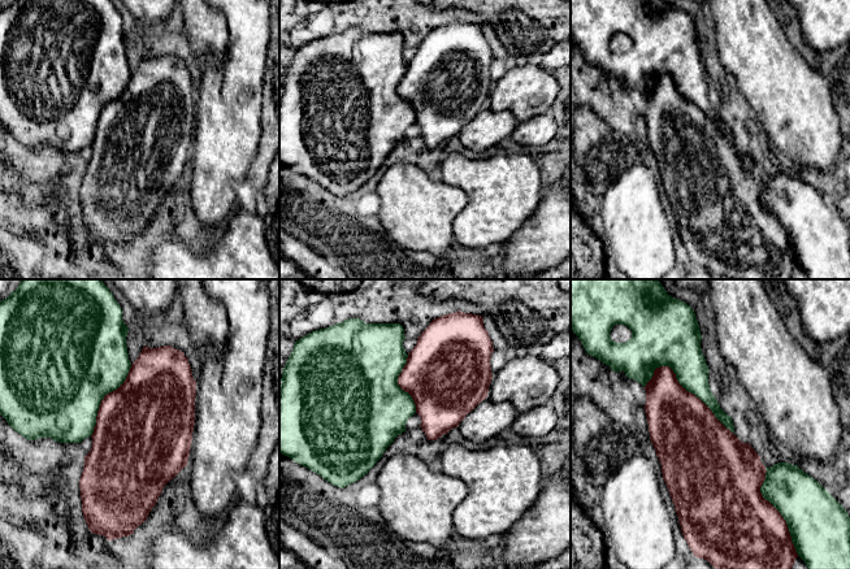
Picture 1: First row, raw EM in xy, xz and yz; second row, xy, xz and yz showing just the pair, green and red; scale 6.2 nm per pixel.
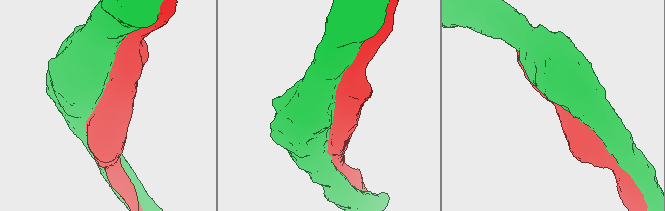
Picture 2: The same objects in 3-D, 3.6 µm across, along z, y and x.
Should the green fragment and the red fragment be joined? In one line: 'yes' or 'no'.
yes

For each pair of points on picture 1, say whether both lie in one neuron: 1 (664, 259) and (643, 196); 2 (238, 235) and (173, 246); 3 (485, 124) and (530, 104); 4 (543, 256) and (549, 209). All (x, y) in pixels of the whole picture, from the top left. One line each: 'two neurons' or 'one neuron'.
1: one neuron
2: one neuron
3: one neuron
4: one neuron

